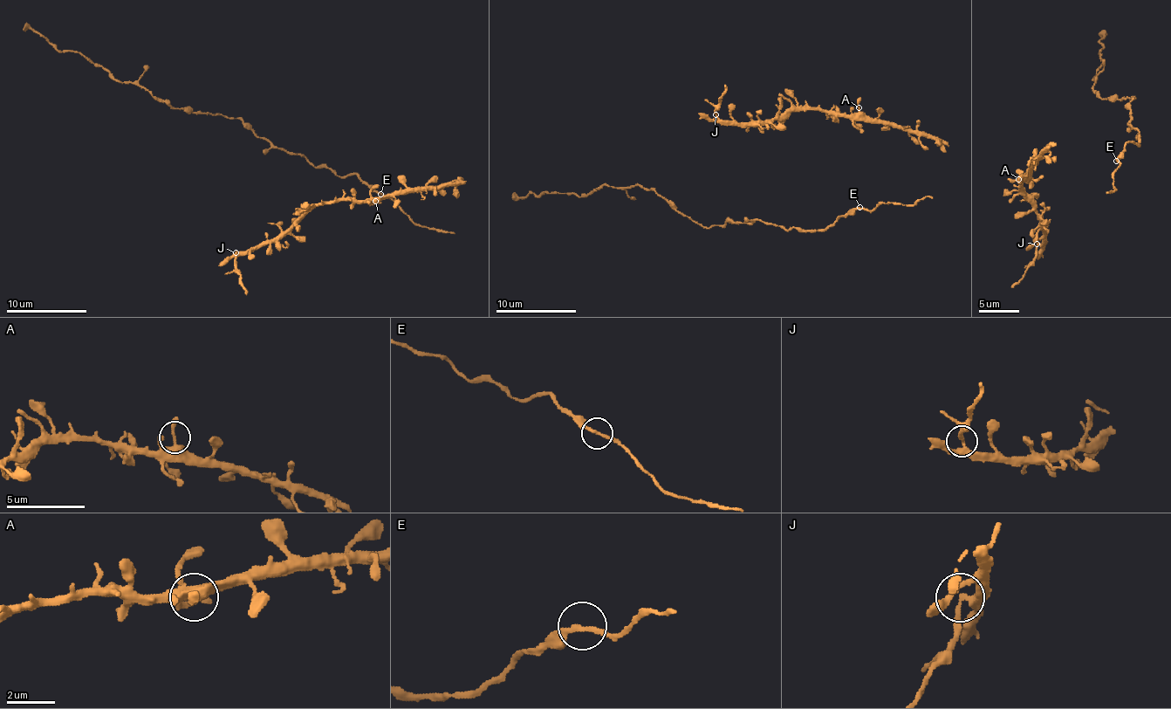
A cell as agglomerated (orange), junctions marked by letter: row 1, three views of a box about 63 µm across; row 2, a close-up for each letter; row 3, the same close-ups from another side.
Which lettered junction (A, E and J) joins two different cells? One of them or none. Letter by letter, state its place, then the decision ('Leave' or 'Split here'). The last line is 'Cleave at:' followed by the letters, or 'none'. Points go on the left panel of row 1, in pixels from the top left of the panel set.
A: Place: (375, 201). Leave
E: Place: (380, 194). Leave
J: Place: (236, 252). Split here
Cleave at: J

